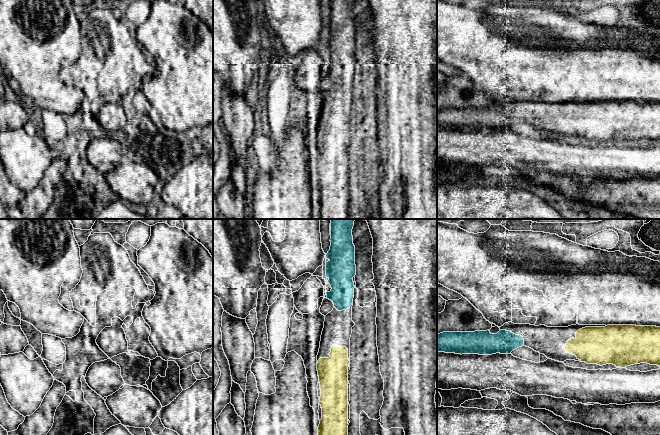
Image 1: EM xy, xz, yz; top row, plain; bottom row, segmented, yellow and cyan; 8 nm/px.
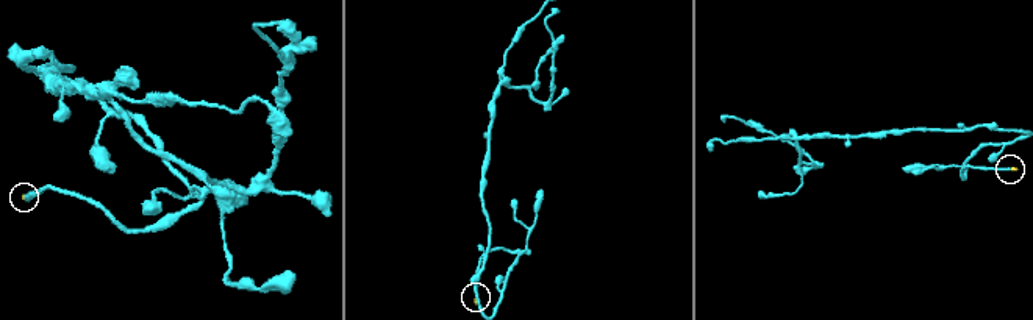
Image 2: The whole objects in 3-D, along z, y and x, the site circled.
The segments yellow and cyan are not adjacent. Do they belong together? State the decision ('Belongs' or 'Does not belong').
Belongs

